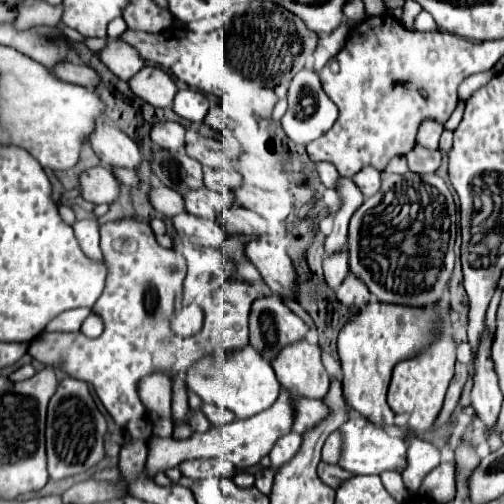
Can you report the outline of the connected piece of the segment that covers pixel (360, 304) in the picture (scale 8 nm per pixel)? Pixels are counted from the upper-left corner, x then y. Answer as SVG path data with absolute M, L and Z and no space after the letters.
M349 273L345 283L341 283L341 287L337 289L337 301L345 307L363 309L369 301L373 301L373 297L369 295L369 289L355 275Z

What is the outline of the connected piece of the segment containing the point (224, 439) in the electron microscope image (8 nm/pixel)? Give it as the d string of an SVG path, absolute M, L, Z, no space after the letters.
M281 391L279 399L263 413L253 415L249 419L237 419L229 425L223 427L211 427L207 433L193 433L189 439L159 439L151 437L149 443L149 457L147 457L147 475L153 477L157 471L161 471L161 461L169 467L179 465L181 461L187 459L209 459L209 457L219 457L231 461L237 469L249 469L255 467L273 447L273 443L291 431L293 423L293 407L289 407L289 399L297 397L293 391Z

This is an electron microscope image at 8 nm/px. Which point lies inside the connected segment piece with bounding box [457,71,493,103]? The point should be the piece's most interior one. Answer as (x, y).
(471, 84)

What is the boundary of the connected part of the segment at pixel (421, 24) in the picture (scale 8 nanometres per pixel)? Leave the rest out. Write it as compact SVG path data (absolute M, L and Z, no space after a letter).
M427 11L419 13L419 17L415 19L415 27L417 27L417 31L433 31L433 29L437 29L437 25L433 23L433 17Z

